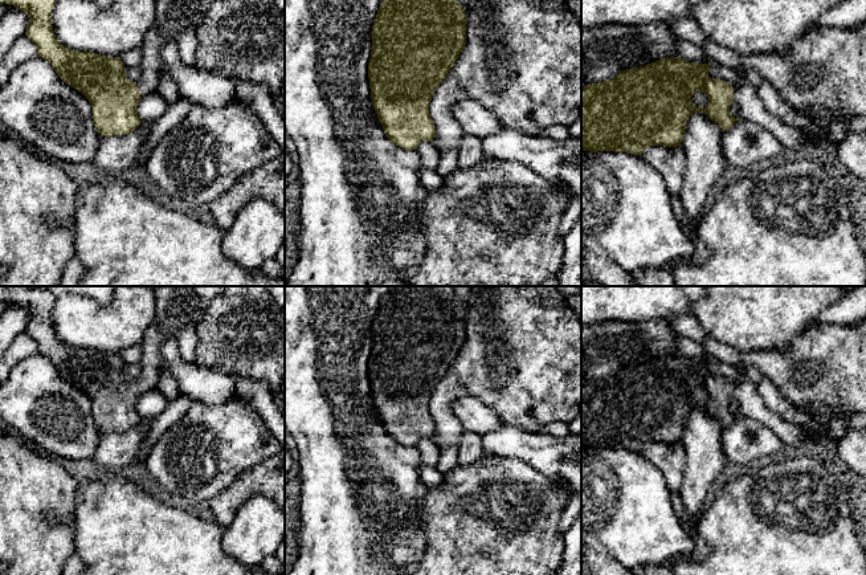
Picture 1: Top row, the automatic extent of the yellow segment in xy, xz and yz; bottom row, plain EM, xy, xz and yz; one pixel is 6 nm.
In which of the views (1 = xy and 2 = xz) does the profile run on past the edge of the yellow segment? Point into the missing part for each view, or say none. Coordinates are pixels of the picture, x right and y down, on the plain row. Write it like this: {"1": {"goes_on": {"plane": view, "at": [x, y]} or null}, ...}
{"1": {"goes_on": {"plane": "xy", "at": [151, 363]}}, "2": {"goes_on": null}}

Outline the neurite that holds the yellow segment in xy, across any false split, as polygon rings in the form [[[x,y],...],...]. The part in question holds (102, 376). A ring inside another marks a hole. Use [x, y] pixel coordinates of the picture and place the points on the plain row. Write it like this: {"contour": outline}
{"contour": [[[0,286],[0,299],[11,301],[28,311],[25,333],[34,339],[37,352],[46,356],[65,380],[90,397],[93,419],[101,435],[128,431],[142,420],[136,411],[139,396],[155,390],[160,371],[168,370],[160,354],[160,346],[168,337],[154,322],[142,340],[140,374],[136,379],[130,379],[120,354],[70,347],[57,337],[52,322],[56,302],[52,291]]]}

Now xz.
{"contour": [[[404,286],[384,295],[372,322],[372,347],[368,359],[371,395],[387,435],[404,446],[432,439],[436,423],[429,400],[466,342],[466,311],[456,297],[456,286]]]}

